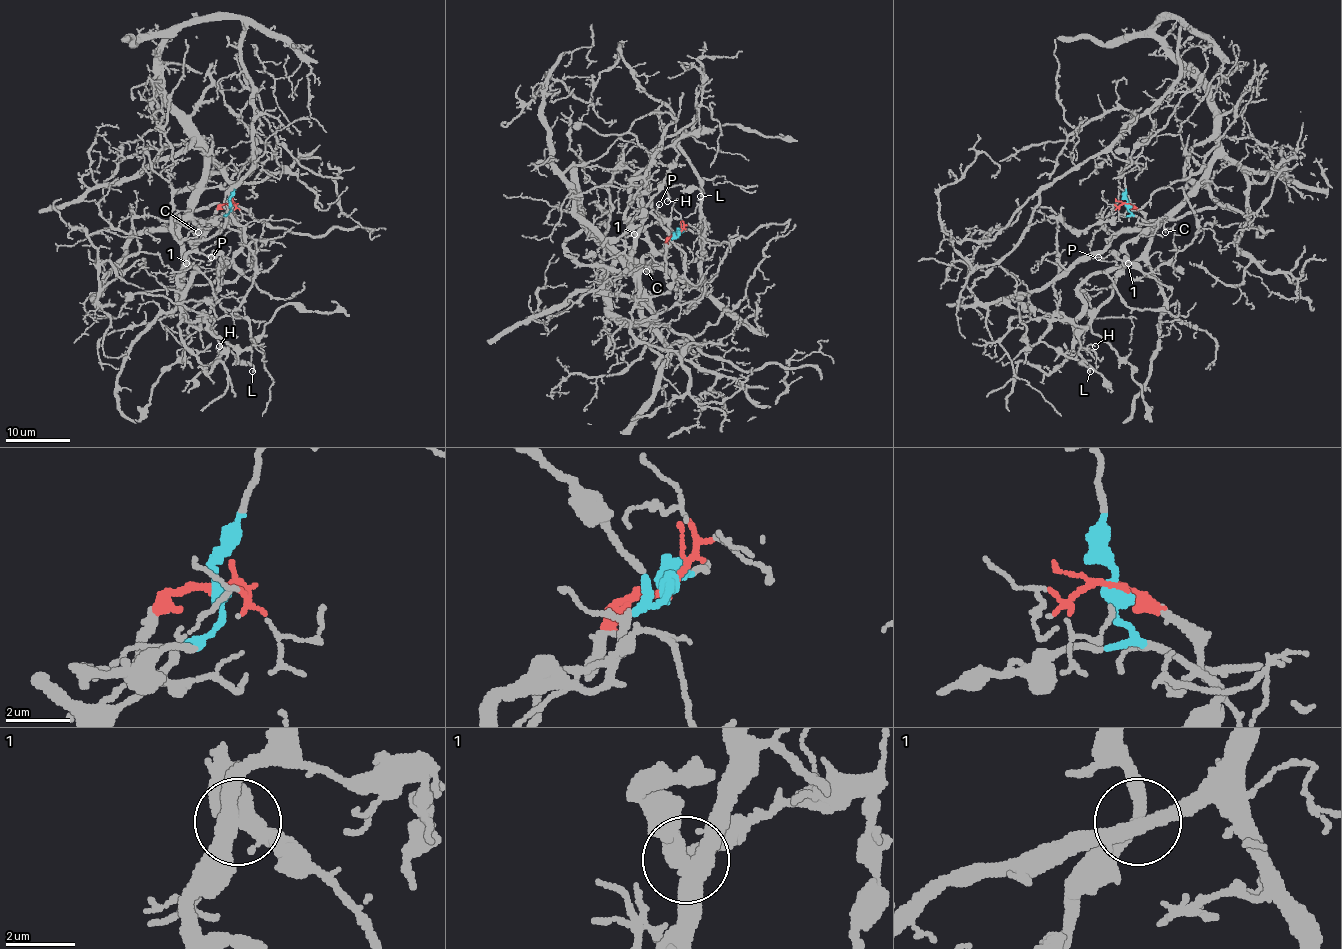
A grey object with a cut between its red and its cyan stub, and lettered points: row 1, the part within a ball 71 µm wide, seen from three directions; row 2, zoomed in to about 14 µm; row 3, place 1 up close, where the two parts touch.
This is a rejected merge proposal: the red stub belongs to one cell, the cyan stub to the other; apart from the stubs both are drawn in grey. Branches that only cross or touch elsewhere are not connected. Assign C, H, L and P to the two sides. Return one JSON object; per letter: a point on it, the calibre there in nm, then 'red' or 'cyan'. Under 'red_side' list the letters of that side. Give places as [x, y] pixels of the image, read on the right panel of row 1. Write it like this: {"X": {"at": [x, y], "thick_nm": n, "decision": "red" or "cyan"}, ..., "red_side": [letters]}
{"C": {"at": [1165, 232], "thick_nm": 110, "decision": "red"}, "H": {"at": [1095, 346], "thick_nm": 130, "decision": "cyan"}, "L": {"at": [1090, 371], "thick_nm": 140, "decision": "cyan"}, "P": {"at": [1098, 257], "thick_nm": 140, "decision": "cyan"}, "red_side": ["C"]}

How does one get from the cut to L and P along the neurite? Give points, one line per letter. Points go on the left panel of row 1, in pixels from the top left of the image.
L: (230, 204), (186, 256), (176, 303), (194, 326), (207, 329), (253, 372)
P: (230, 204), (230, 211), (201, 237), (198, 250), (209, 261), (210, 258)

